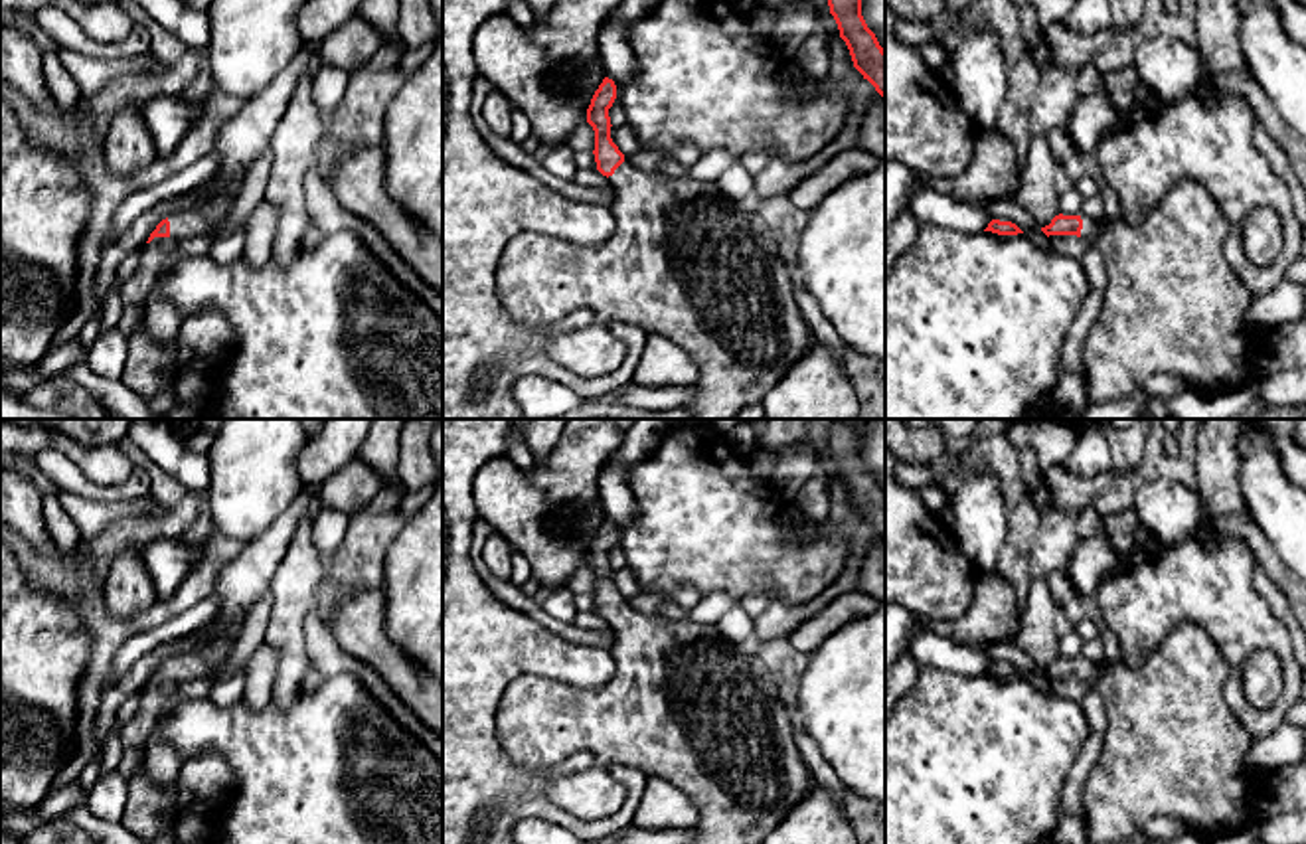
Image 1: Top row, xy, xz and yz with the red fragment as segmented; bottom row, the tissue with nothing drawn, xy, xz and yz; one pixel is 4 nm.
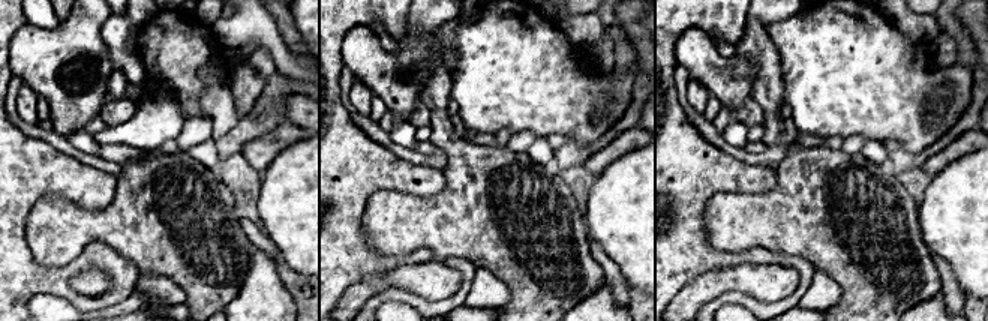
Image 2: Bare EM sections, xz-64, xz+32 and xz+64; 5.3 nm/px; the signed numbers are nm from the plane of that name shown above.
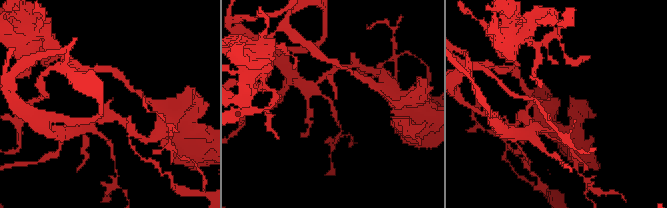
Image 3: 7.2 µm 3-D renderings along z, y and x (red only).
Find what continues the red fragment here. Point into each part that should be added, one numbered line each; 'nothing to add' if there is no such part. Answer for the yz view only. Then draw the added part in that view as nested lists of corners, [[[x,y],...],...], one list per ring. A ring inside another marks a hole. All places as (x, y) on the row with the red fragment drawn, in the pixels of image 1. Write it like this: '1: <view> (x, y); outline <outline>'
1: yz (1172, 305); outline [[[1180,180],[1148,210],[1138,225],[1130,225],[1120,213],[1108,223],[1085,215],[1081,219],[1081,237],[1097,241],[1106,271],[1102,308],[1083,346],[1089,403],[1126,399],[1144,389],[1144,383],[1156,374],[1170,374],[1191,391],[1201,393],[1215,393],[1257,380],[1257,348],[1270,338],[1272,330],[1245,322],[1253,296],[1223,253],[1231,223],[1199,182]]]

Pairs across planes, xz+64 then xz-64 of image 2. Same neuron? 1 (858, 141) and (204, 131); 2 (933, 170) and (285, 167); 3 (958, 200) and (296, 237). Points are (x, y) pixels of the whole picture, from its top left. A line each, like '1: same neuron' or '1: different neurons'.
1: same neuron
2: different neurons
3: same neuron

